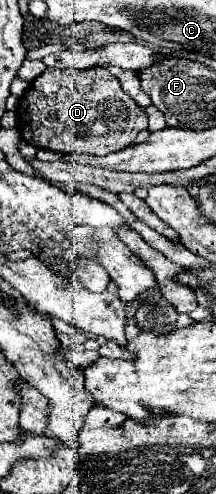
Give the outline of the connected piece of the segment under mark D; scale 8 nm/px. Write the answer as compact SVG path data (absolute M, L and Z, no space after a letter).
M104 67L88 71L46 69L20 97L16 113L24 141L58 153L114 153L134 143L136 135L148 129L146 111L124 93L120 81Z

